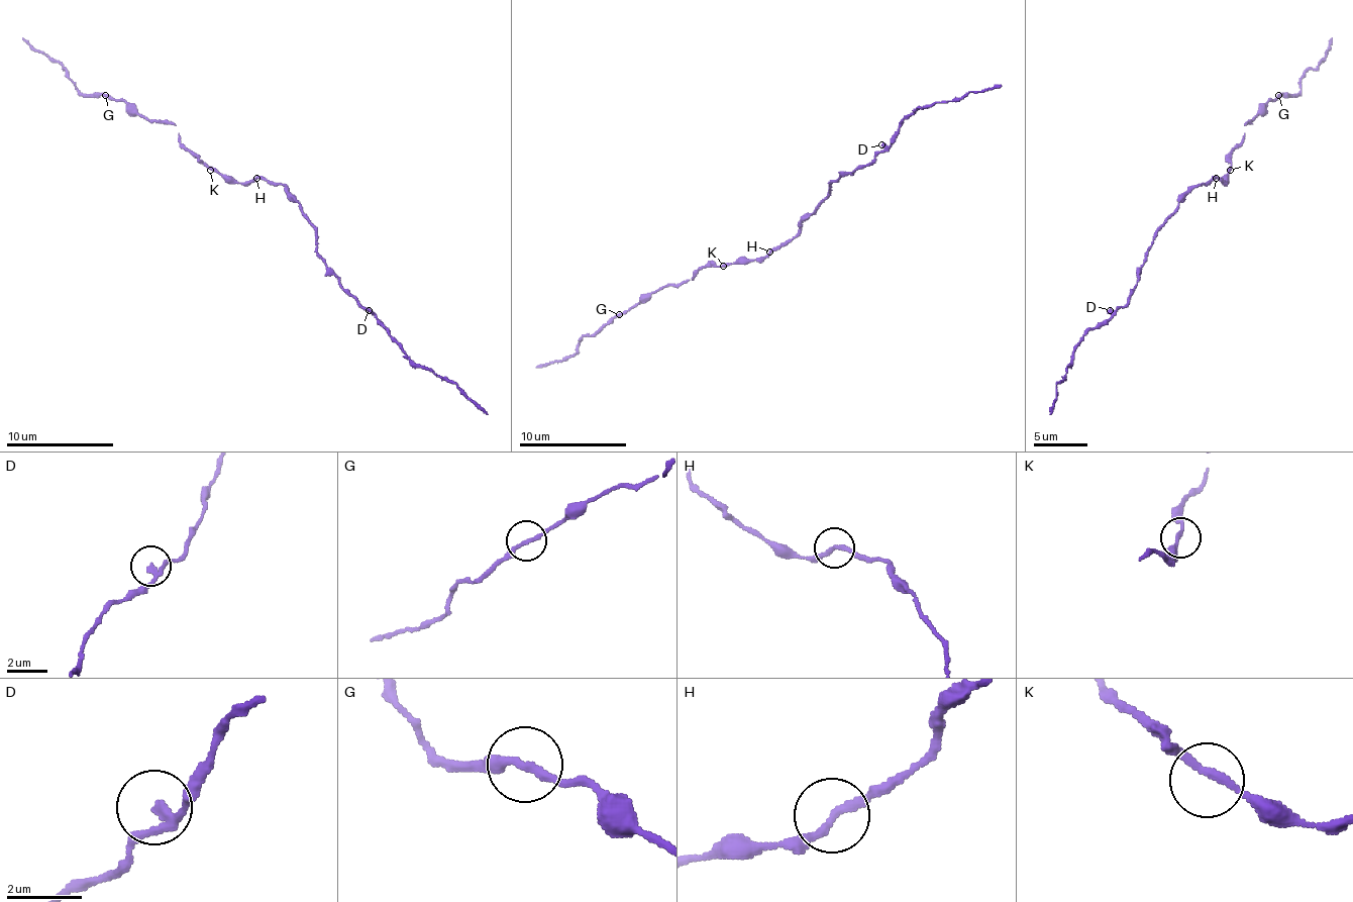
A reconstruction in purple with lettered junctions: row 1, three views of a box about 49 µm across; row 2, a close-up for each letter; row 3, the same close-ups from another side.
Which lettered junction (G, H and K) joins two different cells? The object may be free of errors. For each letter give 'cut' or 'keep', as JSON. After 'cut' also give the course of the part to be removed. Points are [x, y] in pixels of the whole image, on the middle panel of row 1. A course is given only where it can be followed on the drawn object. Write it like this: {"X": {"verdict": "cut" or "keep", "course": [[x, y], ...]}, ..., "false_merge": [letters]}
{"G": {"verdict": "keep"}, "H": {"verdict": "keep"}, "K": {"verdict": "keep"}, "false_merge": []}

